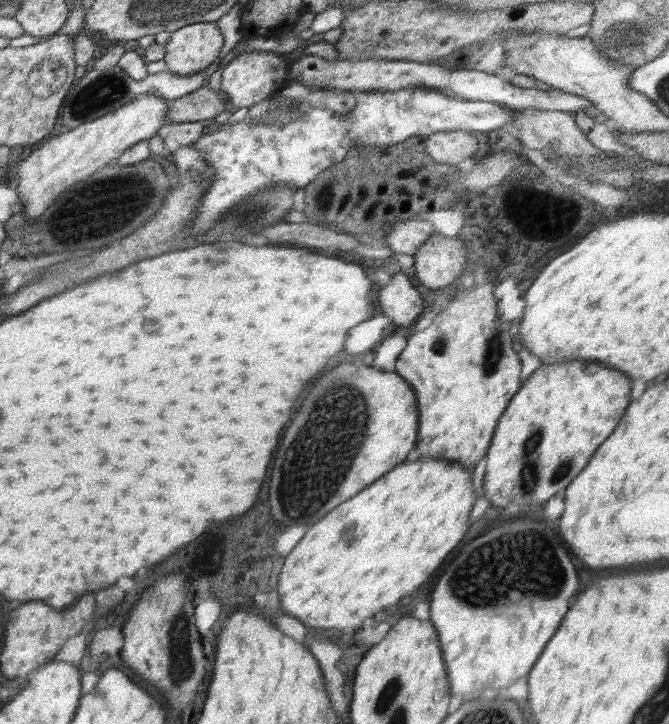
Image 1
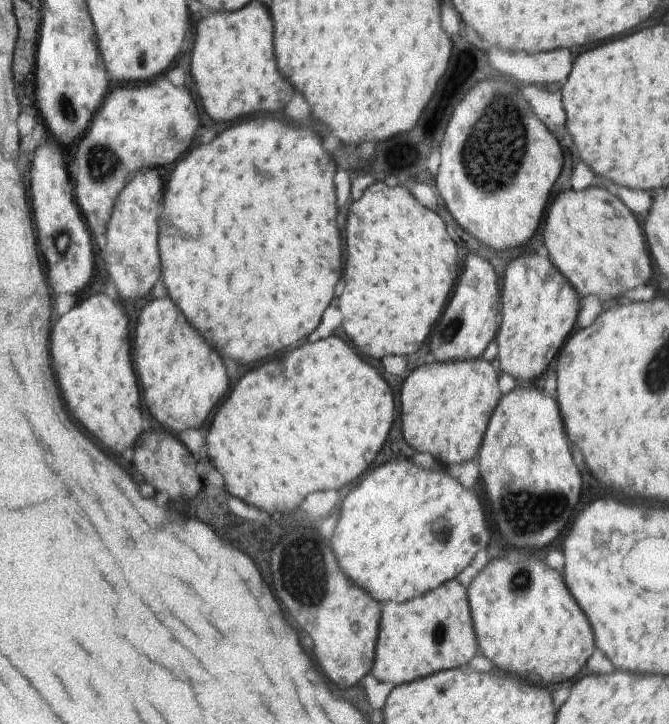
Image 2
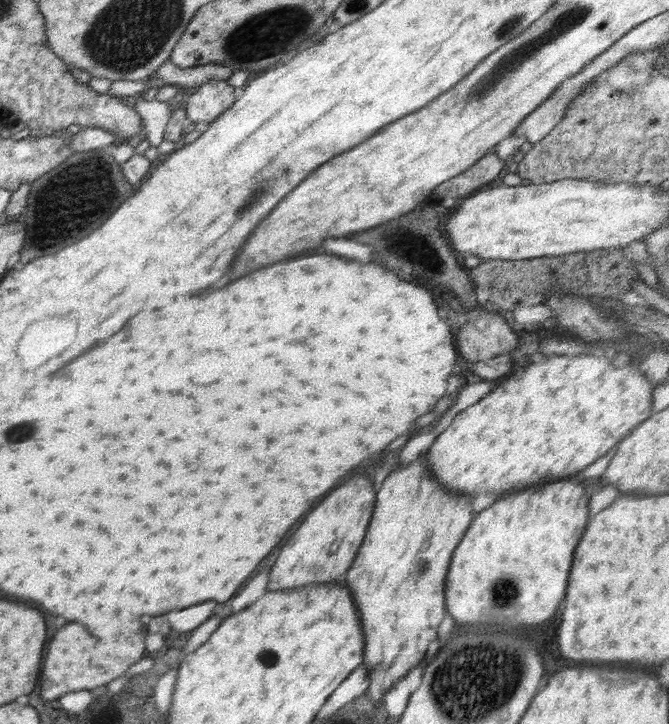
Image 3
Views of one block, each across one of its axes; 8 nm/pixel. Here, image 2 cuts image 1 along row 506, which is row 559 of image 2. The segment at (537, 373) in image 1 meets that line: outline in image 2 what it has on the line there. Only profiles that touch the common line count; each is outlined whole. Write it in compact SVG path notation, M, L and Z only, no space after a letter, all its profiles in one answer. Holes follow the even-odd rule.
M534 558L518 562L493 559L474 577L467 588L467 595L479 650L497 669L549 688L574 678L594 652L591 624L570 594L563 575L544 562L536 562Z

